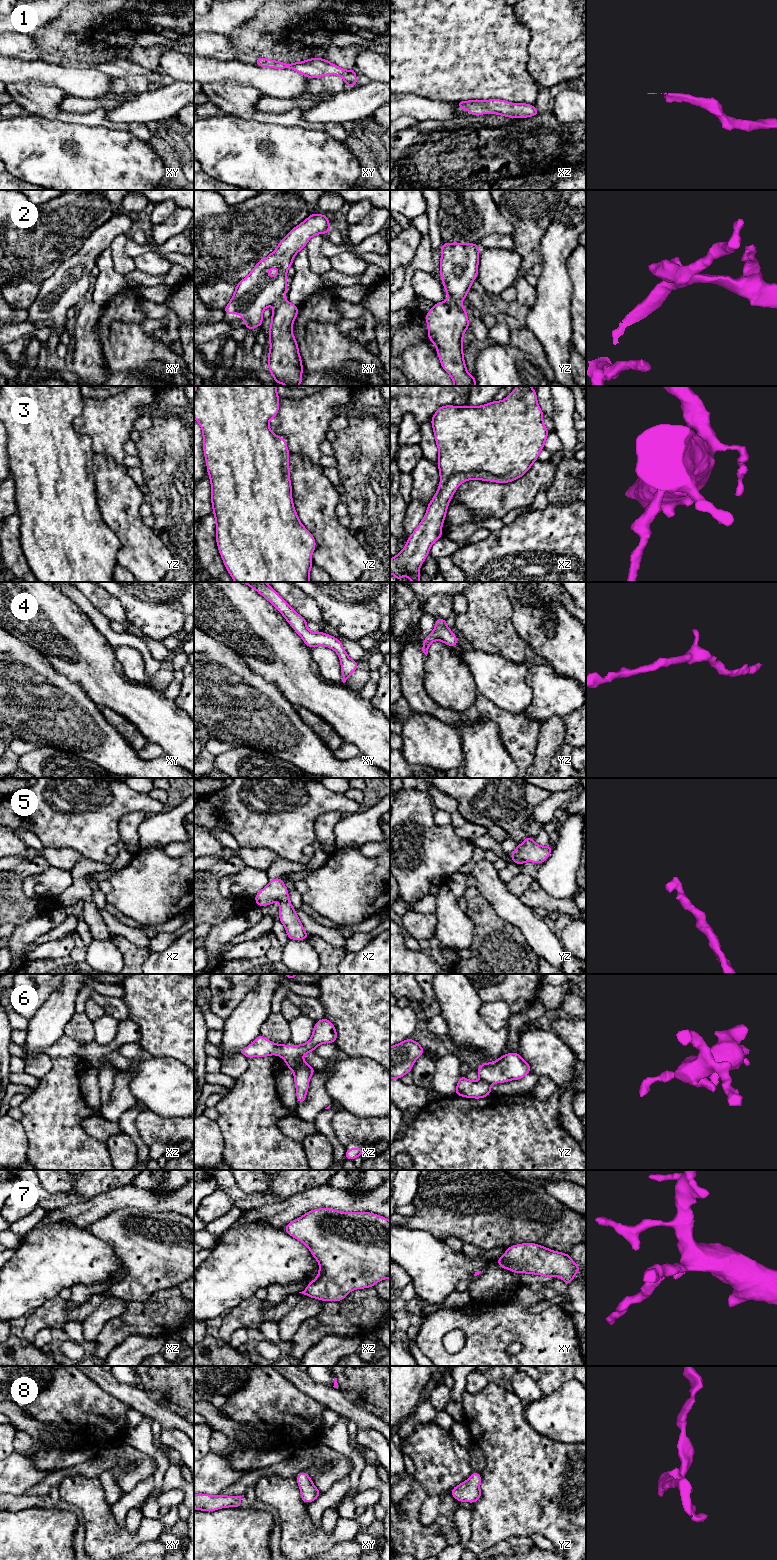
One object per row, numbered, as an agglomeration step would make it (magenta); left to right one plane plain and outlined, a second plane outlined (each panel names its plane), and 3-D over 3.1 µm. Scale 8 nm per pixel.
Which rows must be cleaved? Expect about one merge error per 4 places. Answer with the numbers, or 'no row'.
2, 6

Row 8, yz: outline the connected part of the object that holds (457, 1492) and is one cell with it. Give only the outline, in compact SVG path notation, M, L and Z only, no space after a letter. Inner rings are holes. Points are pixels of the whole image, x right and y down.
M473 1472L465 1482L454 1487L451 1494L460 1502L474 1503L481 1498L480 1483L481 1475Z

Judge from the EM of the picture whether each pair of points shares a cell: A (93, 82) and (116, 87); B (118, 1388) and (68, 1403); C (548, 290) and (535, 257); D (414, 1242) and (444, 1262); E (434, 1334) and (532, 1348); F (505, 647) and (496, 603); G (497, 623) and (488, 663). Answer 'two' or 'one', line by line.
A: two
B: two
C: two
D: one
E: one
F: one
G: two

